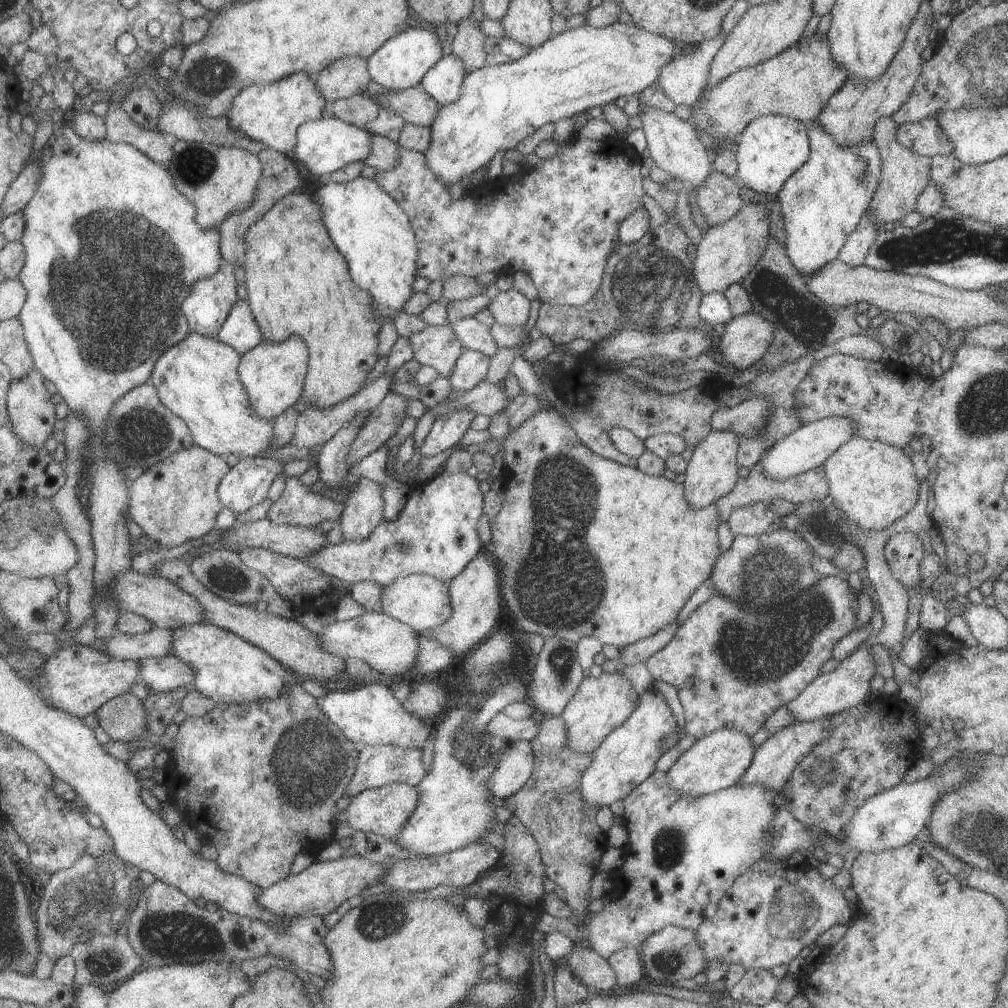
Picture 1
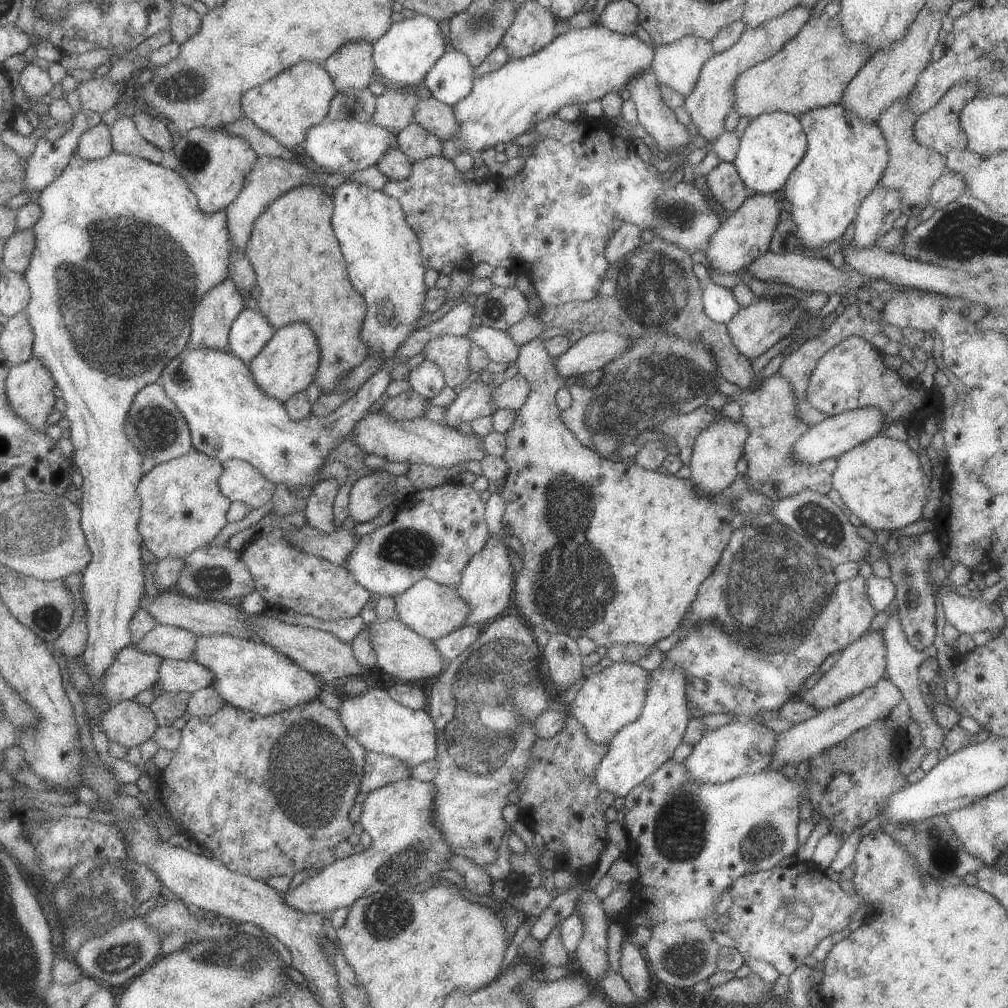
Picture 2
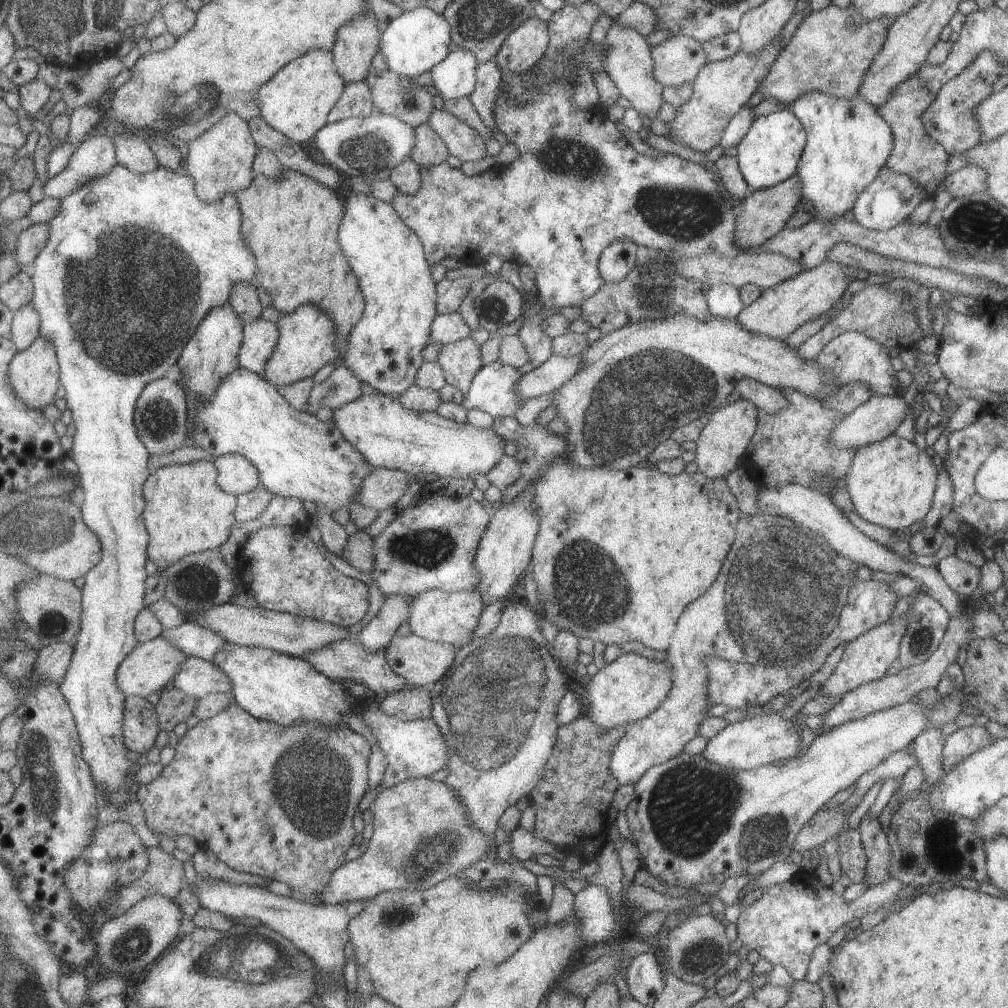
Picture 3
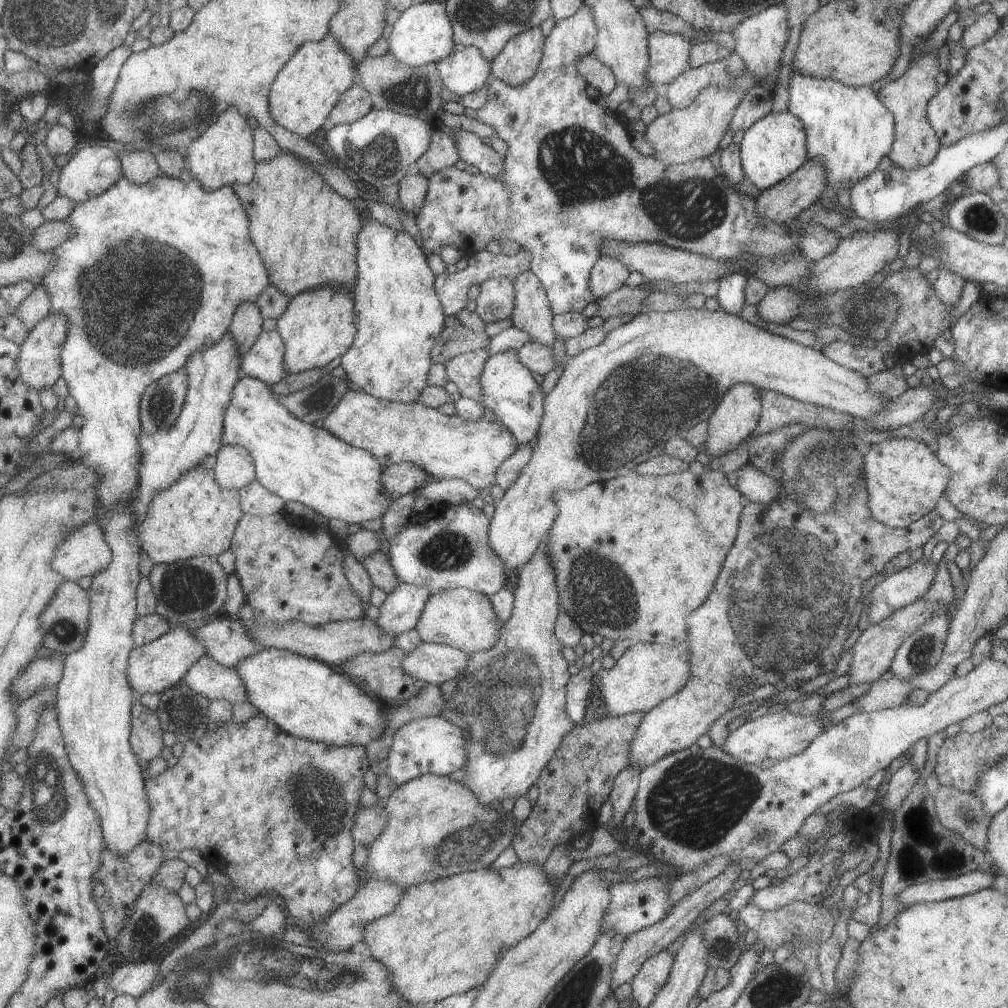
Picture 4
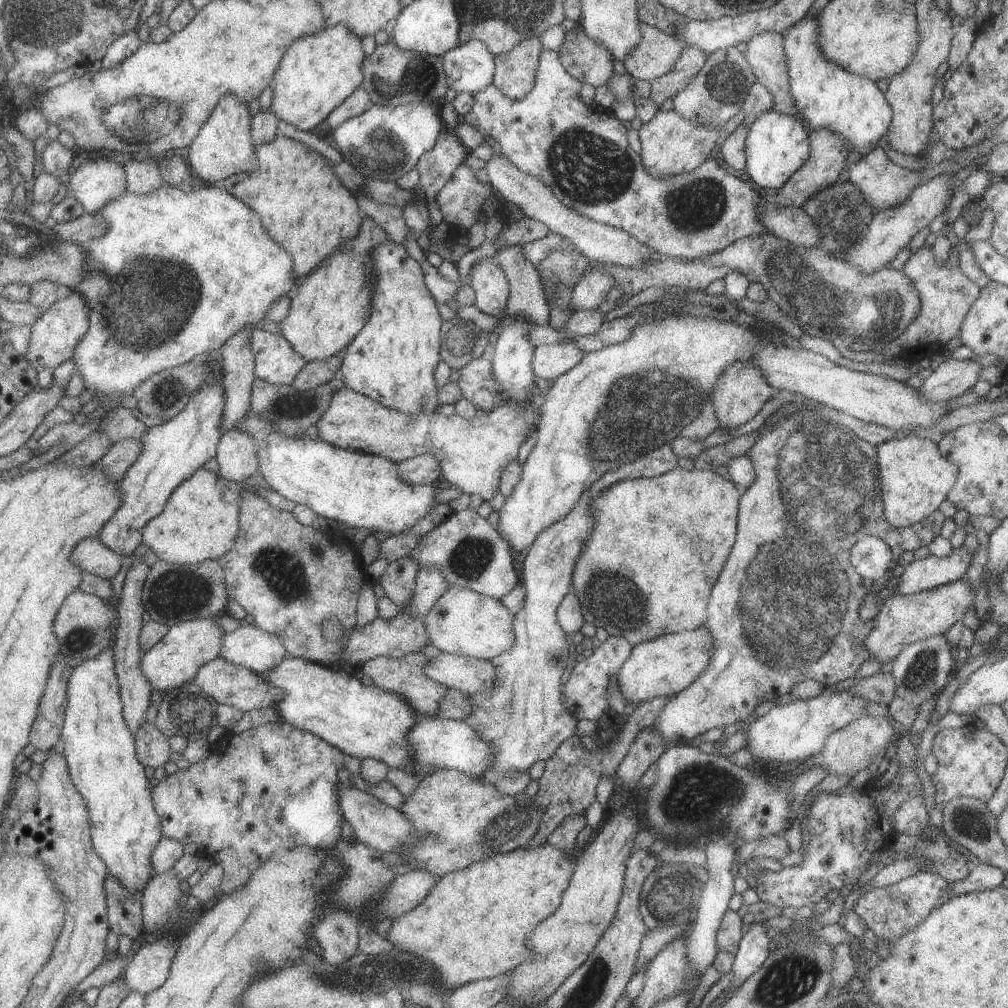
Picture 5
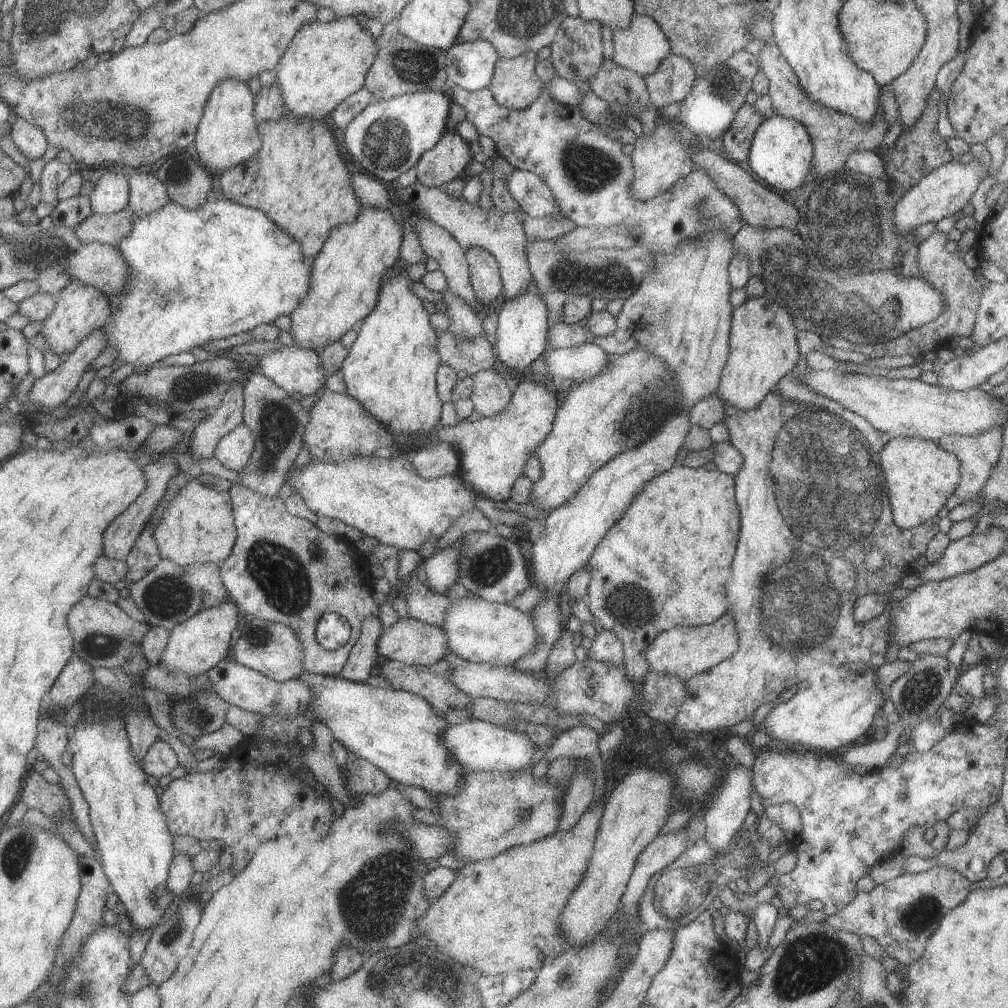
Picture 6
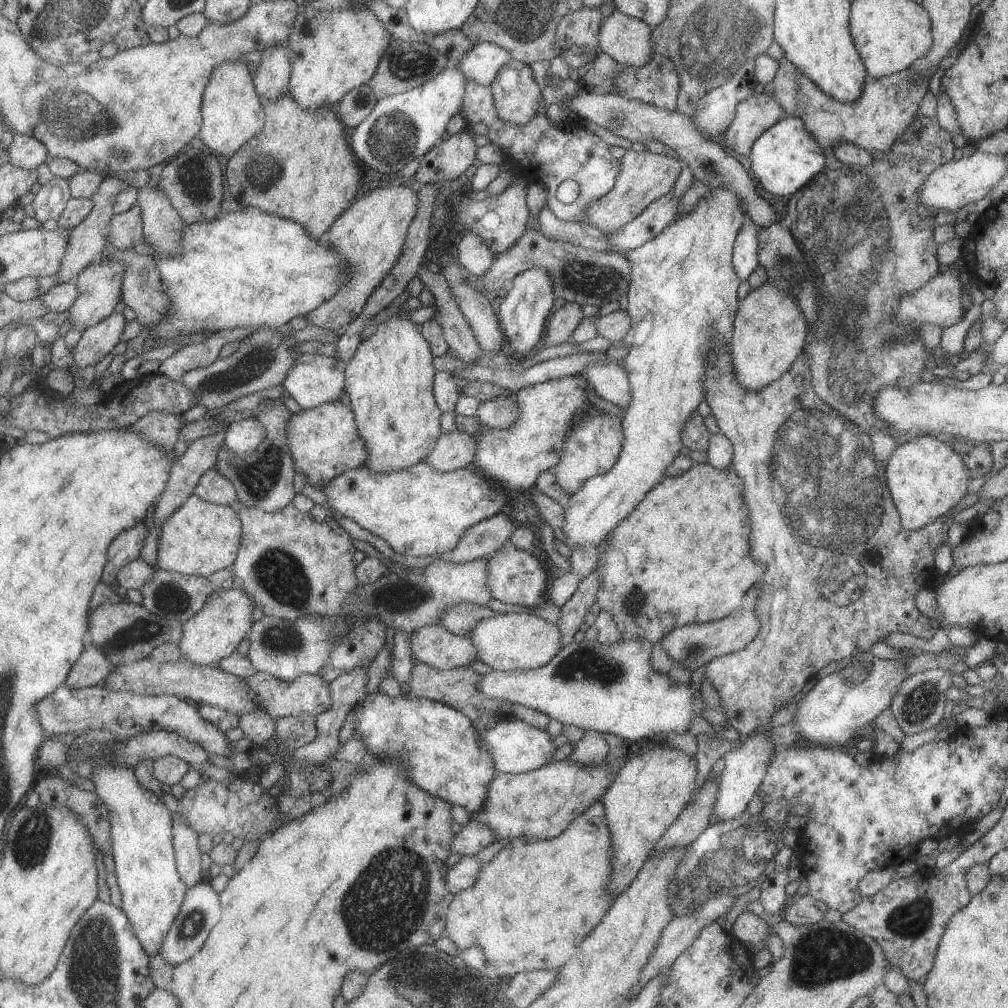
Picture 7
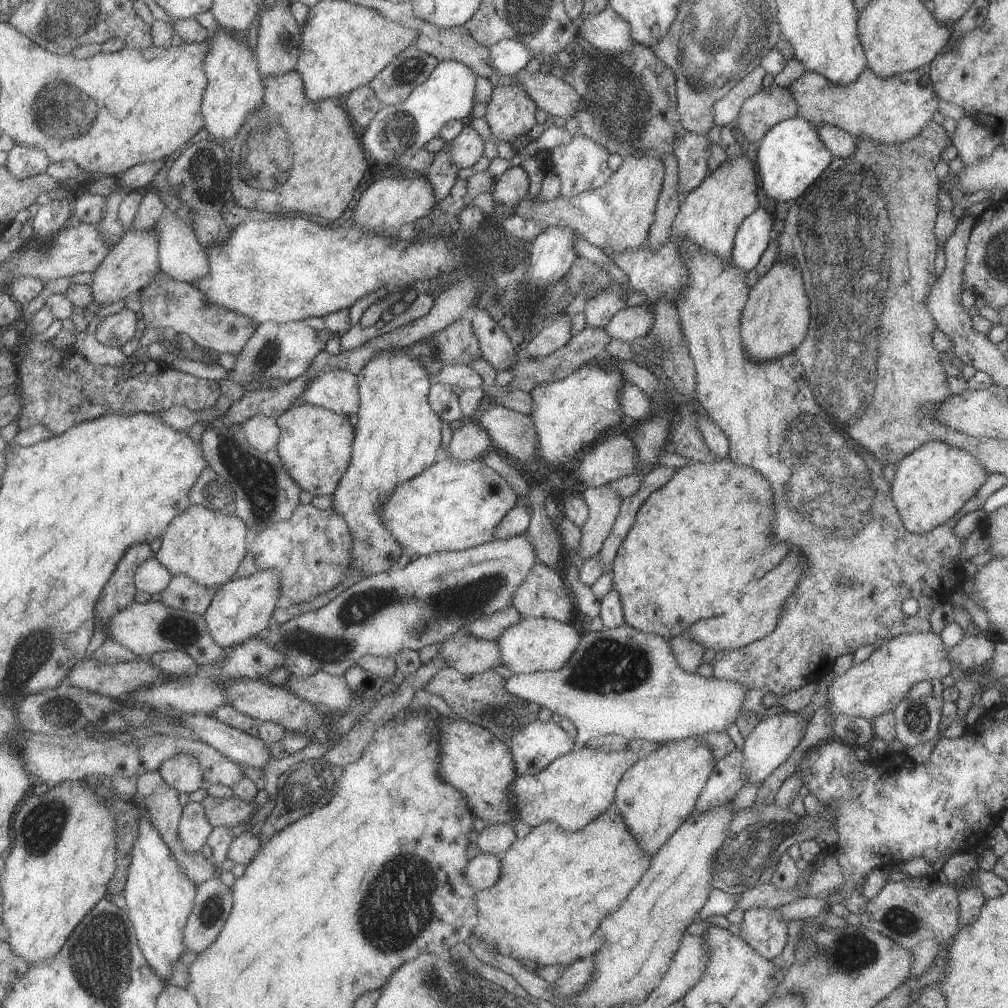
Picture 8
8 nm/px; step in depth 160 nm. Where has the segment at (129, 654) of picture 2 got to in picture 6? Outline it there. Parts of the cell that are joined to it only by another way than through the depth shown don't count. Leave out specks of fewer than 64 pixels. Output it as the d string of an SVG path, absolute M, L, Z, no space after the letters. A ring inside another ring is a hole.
M232 600L204 609L188 620L177 624L170 633L166 648L158 665L169 671L198 676L207 673L230 654L230 636L238 626L238 612L241 610Z

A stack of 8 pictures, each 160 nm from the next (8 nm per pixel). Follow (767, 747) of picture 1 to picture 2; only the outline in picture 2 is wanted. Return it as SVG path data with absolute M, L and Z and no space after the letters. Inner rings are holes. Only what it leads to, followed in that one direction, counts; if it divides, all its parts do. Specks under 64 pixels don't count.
M883 677L876 686L866 688L858 696L842 700L840 704L819 712L813 718L796 724L790 730L776 734L774 756L772 756L772 762L768 764L766 772L770 772L770 770L778 772L786 764L798 765L804 760L812 759L824 750L843 742L854 732L870 726L872 722L887 719L900 700L902 700L902 692L888 678Z

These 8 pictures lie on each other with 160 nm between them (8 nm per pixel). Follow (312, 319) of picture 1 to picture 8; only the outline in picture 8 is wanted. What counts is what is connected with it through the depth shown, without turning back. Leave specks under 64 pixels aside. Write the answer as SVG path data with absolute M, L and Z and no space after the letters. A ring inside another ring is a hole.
M296 70L282 76L268 76L263 80L264 97L256 112L244 120L238 134L230 141L229 166L231 175L229 187L236 203L244 208L284 214L296 212L292 216L309 218L331 223L340 218L354 193L369 170L370 159L367 157L360 140L356 138L353 122L341 101L335 98L312 102L304 94L302 78Z

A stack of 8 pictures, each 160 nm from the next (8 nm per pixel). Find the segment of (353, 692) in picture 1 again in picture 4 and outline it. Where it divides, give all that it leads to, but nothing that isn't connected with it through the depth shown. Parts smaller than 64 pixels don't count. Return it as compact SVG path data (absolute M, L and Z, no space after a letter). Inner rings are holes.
M436 715L418 717L408 721L404 726L396 730L393 736L393 747L387 761L389 767L386 769L386 774L390 775L391 779L398 785L425 774L448 776L452 772L456 772L456 770L464 770L467 764L467 742L463 730L447 718L437 717Z

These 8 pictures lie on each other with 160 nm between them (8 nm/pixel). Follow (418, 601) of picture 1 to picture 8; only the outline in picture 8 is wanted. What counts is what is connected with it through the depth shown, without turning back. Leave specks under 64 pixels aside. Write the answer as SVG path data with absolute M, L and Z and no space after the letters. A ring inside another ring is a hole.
M523 617L518 624L508 626L502 636L496 640L500 648L501 664L504 664L515 675L540 671L560 670L574 654L580 644L581 631L579 624L559 622L555 619Z

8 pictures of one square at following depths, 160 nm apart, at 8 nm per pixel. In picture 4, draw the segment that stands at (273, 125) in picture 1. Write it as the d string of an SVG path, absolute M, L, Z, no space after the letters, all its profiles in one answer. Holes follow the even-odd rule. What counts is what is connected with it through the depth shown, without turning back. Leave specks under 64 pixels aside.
M328 33L322 40L300 45L274 79L269 94L269 111L280 126L307 138L328 126L330 111L338 104L356 78L357 62L346 52L339 40Z

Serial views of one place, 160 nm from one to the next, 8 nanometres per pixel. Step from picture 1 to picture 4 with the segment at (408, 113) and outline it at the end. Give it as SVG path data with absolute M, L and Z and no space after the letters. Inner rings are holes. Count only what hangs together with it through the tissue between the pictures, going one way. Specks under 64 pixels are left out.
M471 132L452 133L460 158L472 166L477 166L481 173L494 178L502 175L505 159L502 159L491 146L482 142L478 135Z

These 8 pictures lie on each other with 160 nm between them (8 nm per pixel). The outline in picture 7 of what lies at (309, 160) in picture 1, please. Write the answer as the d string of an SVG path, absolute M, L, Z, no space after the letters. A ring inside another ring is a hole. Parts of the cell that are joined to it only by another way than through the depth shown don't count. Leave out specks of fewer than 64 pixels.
M452 63L438 76L412 90L381 98L377 101L368 118L352 129L350 144L352 144L351 149L354 154L364 164L368 164L374 172L382 172L382 174L390 176L399 170L401 171L408 162L412 162L415 158L420 159L434 145L438 144L440 136L444 130L447 130L448 121L452 116L460 114L466 81L464 73L456 66L456 63Z

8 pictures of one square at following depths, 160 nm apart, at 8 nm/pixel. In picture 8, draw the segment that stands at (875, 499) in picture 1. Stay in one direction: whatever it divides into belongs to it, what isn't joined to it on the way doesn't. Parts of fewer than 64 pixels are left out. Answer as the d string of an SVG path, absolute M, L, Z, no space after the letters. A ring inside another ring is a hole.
M931 441L898 462L891 496L907 532L923 534L946 525L987 482L989 472L972 454Z

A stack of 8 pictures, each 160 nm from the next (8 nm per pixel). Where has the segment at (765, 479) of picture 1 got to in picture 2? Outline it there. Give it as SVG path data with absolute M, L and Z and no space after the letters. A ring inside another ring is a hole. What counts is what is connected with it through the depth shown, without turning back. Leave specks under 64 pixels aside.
M776 372L773 376L768 376L762 380L763 385L758 390L744 392L736 384L732 384L722 376L718 378L718 389L722 394L730 396L731 400L737 402L742 408L741 422L748 428L748 438L744 446L744 459L748 461L748 472L746 472L746 484L760 492L764 496L768 496L773 502L780 502L782 498L792 496L802 490L814 490L820 494L828 494L833 489L832 476L834 470L838 466L838 459L832 457L822 462L806 464L800 460L792 458L792 446L794 442L804 434L809 432L811 426L804 424L798 418L796 412L796 396L794 396L794 388L788 382L788 378L784 378L780 372Z

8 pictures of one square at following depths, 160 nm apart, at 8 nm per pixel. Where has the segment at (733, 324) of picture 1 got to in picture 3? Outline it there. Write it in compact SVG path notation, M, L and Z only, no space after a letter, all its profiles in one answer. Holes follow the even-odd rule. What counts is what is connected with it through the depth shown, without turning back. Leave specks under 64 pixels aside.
M824 260L812 270L806 269L806 272L800 272L786 282L764 289L753 304L742 308L736 320L750 332L784 341L808 321L826 315L839 302L848 286L861 276L862 273L855 268Z

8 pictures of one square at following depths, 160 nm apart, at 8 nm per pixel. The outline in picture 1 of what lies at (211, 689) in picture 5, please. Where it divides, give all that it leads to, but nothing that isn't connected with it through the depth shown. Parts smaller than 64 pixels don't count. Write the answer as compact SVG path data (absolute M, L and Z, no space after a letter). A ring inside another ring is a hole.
M174 655L164 658L150 657L140 661L142 683L151 692L173 691L180 687L192 687L195 672L183 660Z

